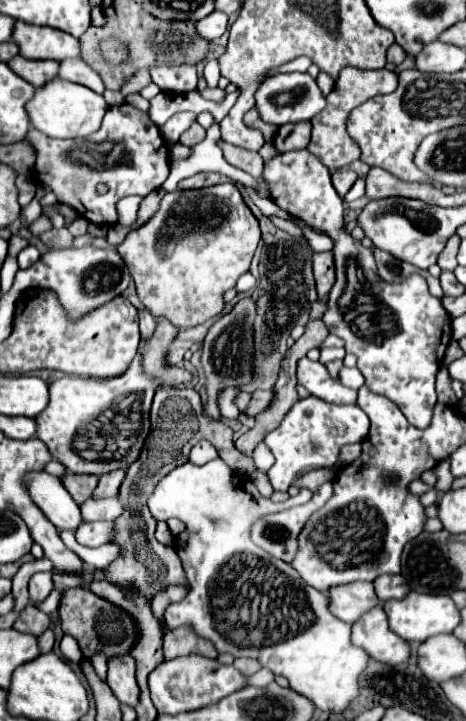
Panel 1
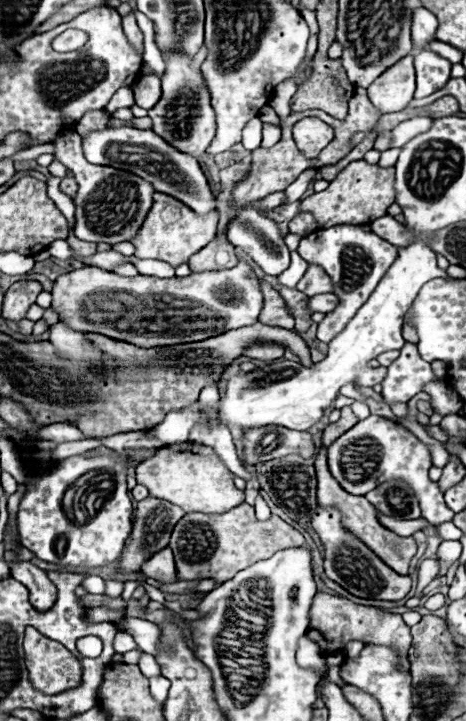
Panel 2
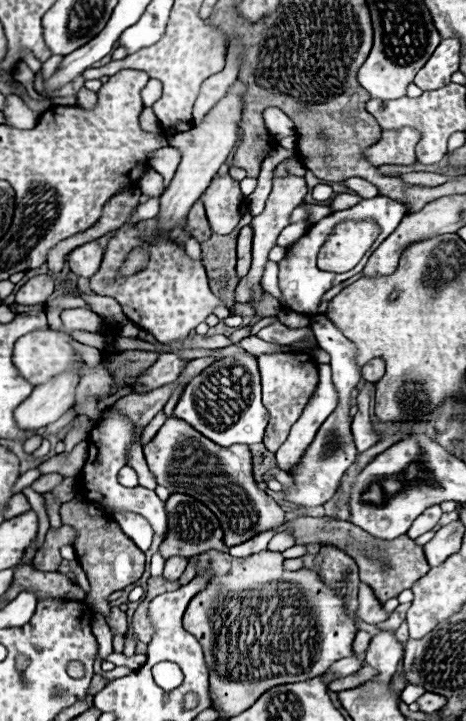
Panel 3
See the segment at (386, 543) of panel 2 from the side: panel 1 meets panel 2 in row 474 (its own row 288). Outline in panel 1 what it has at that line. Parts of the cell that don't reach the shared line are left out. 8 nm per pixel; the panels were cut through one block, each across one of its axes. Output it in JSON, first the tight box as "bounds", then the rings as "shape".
{"bounds":[314,252,336,300],"shape":[[[332,252],[314,254],[314,278],[316,278],[316,288],[318,288],[318,298],[328,300],[328,292],[336,280],[336,268],[334,268]]]}

